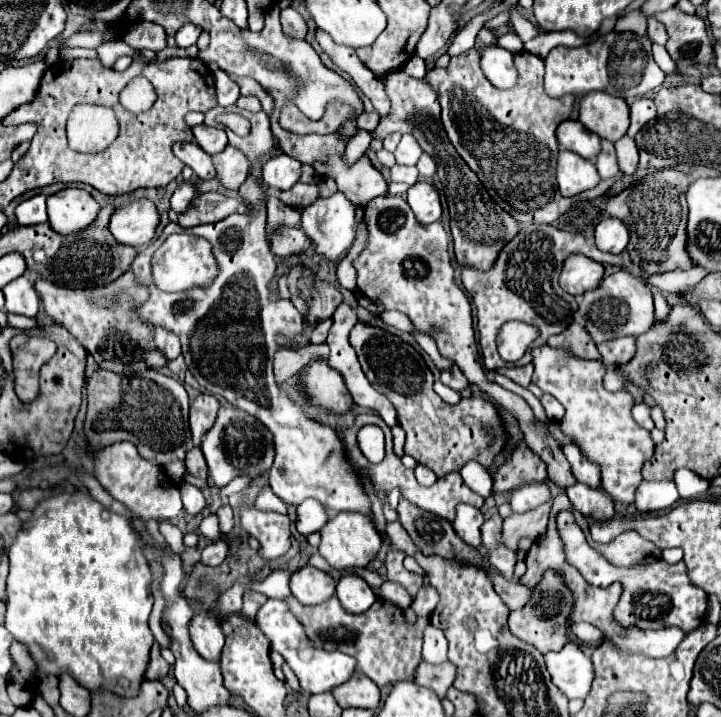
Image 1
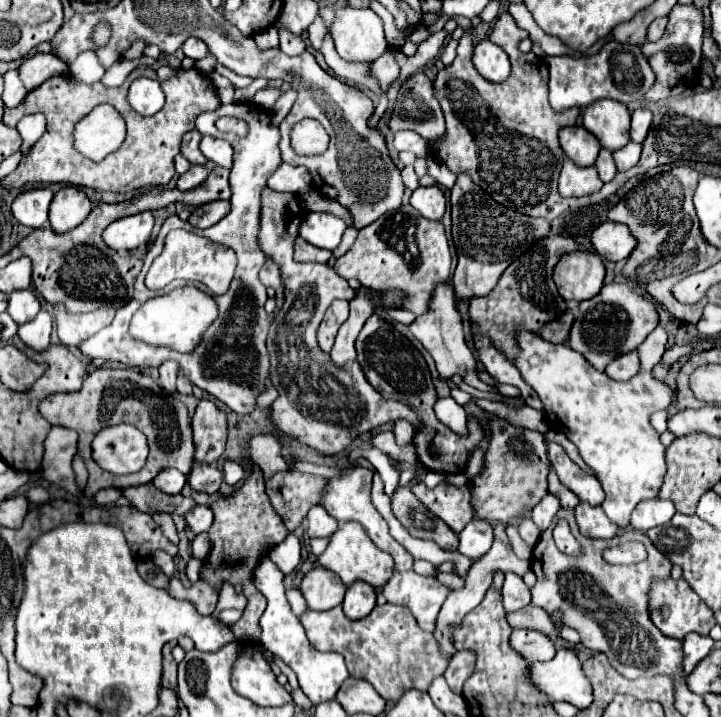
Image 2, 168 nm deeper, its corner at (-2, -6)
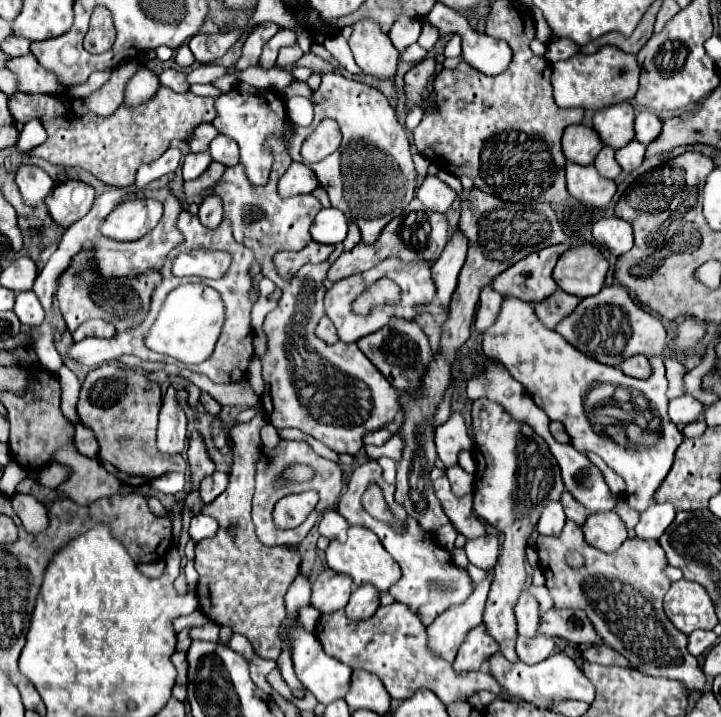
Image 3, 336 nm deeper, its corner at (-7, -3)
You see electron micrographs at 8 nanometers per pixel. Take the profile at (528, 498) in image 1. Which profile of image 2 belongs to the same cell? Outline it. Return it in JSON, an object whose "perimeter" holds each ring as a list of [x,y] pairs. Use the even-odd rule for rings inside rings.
{"perimeter":[[[548,493],[538,505],[534,505],[534,509],[530,511],[530,517],[532,517],[532,521],[536,523],[536,527],[538,527],[540,531],[544,531],[544,529],[550,525],[550,521],[554,519],[554,515],[558,513],[558,509],[560,509],[558,499]]]}

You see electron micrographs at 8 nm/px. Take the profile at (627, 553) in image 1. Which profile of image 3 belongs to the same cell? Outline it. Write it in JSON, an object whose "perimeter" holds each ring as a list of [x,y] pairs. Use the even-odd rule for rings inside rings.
{"perimeter":[[[567,520],[559,536],[539,536],[537,538],[537,554],[539,554],[539,568],[545,574],[547,580],[547,590],[555,602],[555,606],[563,608],[581,608],[587,618],[591,620],[597,636],[601,642],[619,654],[623,654],[631,668],[649,674],[649,676],[659,676],[667,680],[679,680],[687,694],[691,692],[703,692],[705,688],[705,674],[697,662],[695,656],[687,652],[687,636],[679,632],[665,616],[663,612],[663,596],[667,594],[671,580],[665,574],[667,568],[667,556],[665,550],[659,546],[657,540],[643,540],[643,538],[627,538],[615,552],[607,554],[601,552],[593,546],[589,546],[583,538],[581,526],[577,526],[573,520]],[[577,550],[585,562],[581,568],[573,568],[567,564],[567,554]]]}

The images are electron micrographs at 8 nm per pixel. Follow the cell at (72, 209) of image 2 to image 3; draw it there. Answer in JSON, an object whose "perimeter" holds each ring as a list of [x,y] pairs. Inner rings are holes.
{"perimeter":[[[65,180],[55,186],[51,196],[47,196],[45,204],[53,222],[61,228],[69,228],[77,220],[81,220],[93,206],[95,190],[79,180]]]}

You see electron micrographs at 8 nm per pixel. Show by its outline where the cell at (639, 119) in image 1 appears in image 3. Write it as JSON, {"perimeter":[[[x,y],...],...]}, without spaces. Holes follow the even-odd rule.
{"perimeter":[[[641,110],[635,118],[635,140],[647,146],[659,136],[659,132],[661,132],[661,120],[657,118],[657,114],[651,110]]]}

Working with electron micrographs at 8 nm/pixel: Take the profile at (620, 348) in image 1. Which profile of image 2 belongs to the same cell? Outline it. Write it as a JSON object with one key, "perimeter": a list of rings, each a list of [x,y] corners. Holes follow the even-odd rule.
{"perimeter":[[[630,351],[618,359],[614,359],[608,367],[606,367],[606,375],[616,379],[616,381],[628,381],[630,377],[634,377],[640,369],[640,363],[638,363],[638,353],[636,351]]]}

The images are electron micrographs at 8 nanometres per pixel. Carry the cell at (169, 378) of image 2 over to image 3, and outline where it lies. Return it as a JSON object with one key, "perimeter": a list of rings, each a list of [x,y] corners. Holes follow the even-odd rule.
{"perimeter":[[[169,386],[163,394],[159,412],[159,450],[167,454],[181,454],[187,442],[187,418],[177,398],[177,388]]]}

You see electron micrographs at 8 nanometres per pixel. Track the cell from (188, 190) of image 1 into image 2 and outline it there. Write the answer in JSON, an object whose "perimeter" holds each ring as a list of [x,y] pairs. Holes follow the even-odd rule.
{"perimeter":[[[192,165],[184,175],[178,177],[178,189],[180,191],[188,191],[188,189],[198,187],[200,183],[204,183],[208,173],[210,173],[210,167],[194,167]]]}

